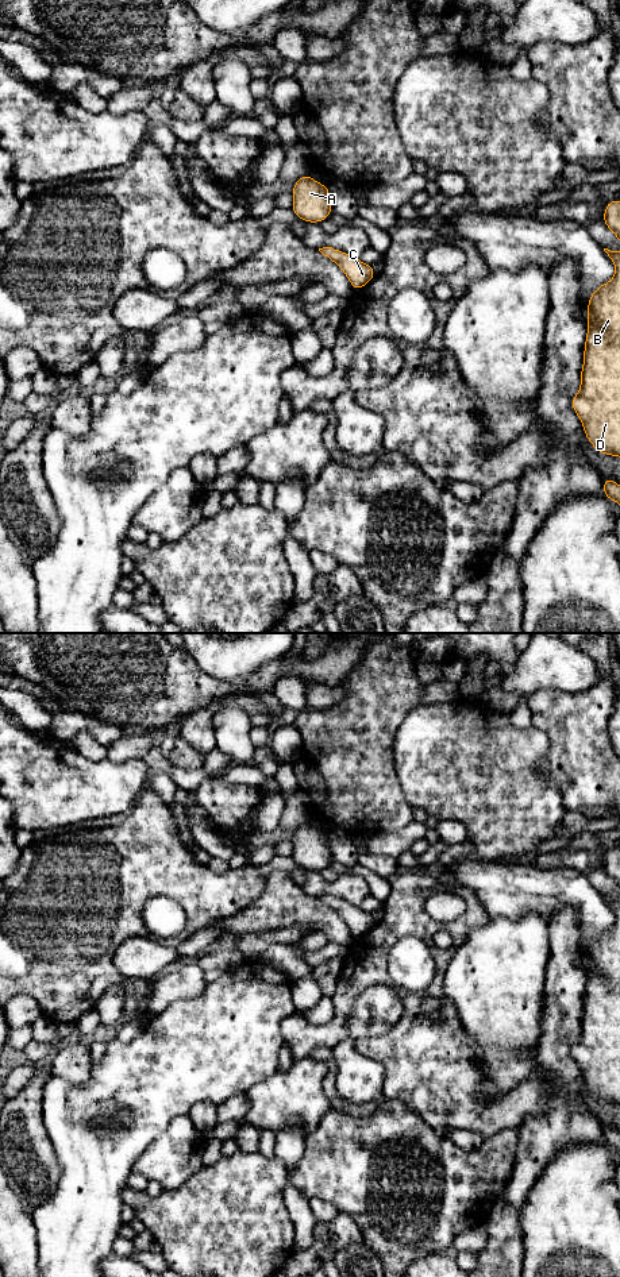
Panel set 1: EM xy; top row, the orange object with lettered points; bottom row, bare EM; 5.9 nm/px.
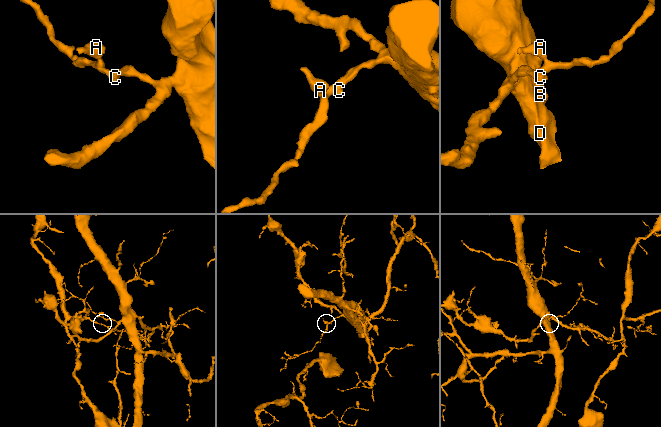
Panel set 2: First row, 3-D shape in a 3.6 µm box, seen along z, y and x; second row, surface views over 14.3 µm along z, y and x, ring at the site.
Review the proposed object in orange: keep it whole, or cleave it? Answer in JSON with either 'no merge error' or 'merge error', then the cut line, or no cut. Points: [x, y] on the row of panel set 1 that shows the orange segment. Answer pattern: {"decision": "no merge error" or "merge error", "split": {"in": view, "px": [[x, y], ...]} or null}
{"decision": "no merge error", "split": null}

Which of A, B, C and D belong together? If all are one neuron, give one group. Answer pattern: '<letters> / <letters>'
A B C D

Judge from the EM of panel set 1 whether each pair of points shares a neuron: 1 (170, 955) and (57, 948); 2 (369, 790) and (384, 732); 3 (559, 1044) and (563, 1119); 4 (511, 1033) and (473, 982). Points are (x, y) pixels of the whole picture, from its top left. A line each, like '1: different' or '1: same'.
1: different
2: same
3: same
4: same

